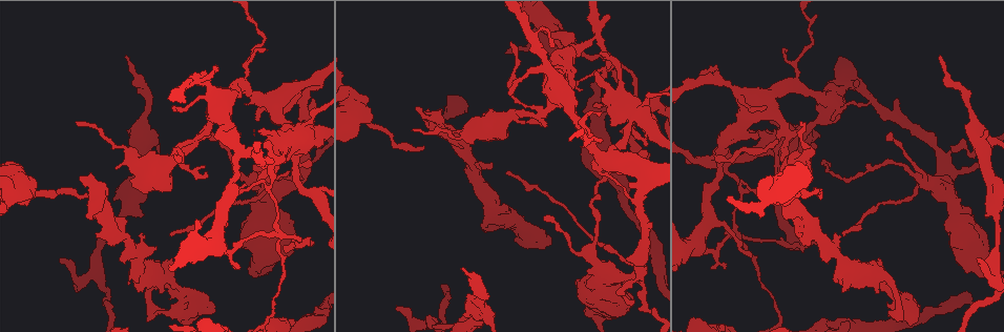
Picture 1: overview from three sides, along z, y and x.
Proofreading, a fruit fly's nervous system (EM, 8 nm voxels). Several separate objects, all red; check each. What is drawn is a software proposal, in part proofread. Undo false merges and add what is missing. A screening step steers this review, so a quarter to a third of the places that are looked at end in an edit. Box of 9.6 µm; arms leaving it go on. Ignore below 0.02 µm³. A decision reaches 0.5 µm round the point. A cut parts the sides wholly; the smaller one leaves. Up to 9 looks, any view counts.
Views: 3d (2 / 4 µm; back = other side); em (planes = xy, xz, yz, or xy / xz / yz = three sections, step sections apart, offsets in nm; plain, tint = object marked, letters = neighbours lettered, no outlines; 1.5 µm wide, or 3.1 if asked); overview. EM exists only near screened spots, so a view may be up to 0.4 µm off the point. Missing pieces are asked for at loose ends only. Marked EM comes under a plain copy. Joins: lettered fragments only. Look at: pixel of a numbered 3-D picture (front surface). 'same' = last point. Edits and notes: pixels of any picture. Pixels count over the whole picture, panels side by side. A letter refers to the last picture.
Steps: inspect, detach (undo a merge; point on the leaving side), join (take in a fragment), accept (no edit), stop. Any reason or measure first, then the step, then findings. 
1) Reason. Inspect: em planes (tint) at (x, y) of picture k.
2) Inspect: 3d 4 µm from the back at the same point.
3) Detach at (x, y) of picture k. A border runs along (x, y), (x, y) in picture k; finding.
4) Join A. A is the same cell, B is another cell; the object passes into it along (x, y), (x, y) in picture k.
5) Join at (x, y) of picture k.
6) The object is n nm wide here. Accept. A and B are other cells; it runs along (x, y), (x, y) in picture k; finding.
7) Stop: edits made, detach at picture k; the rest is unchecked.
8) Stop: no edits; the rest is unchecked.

Inspect: 3d 4 µm at (154, 248) of picture 1.

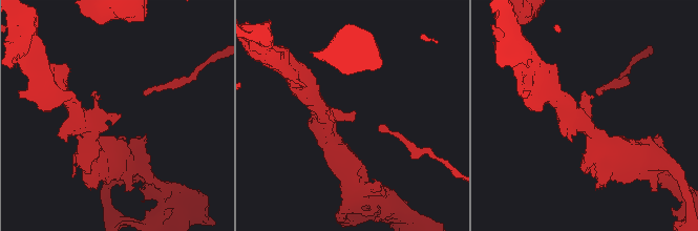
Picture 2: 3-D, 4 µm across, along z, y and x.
Inspect: em planes (tint) at (121, 116) of picture 2.

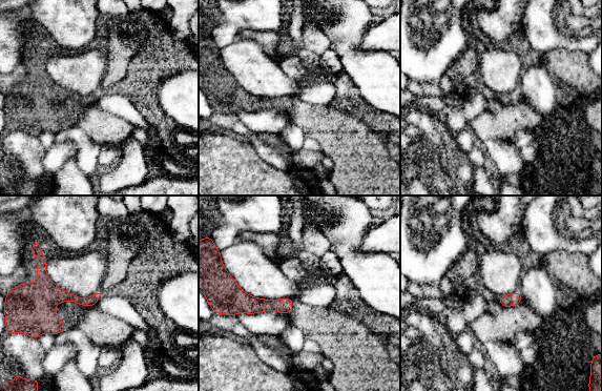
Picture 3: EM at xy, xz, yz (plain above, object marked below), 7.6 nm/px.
See the neighbours. Inspect: em planes (letters) at the same point.

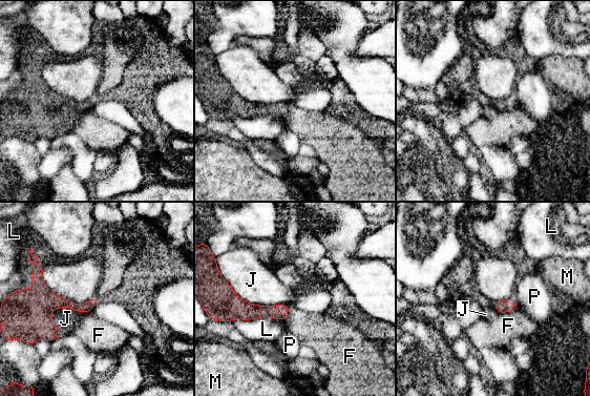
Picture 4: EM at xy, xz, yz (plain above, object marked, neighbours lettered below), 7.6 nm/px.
Accept. F, J, L, M and P are other cells; a border runs along (518, 305), (510, 311), (499, 313) in picture 4; no lettered fragment goes on from it.

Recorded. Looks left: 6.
Free end. Inspect: 3d 2 µm from the back at (395, 309) of picture 1.

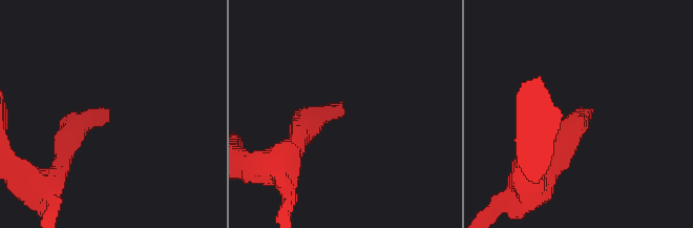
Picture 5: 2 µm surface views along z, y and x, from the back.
Need the tissue. Inspect: em planes (tint) at (104, 114) of picture 5.

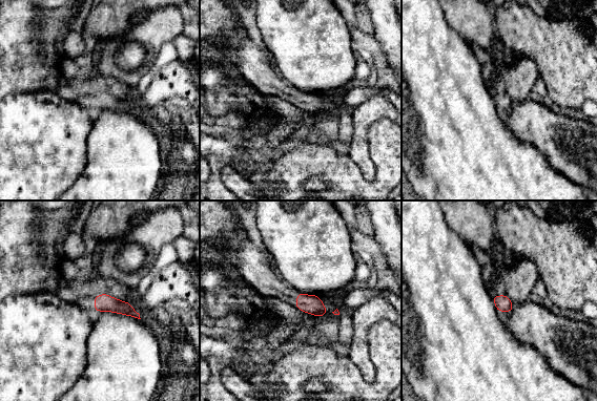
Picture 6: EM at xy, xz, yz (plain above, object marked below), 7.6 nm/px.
Inspect: em planes (letters) at the same point.

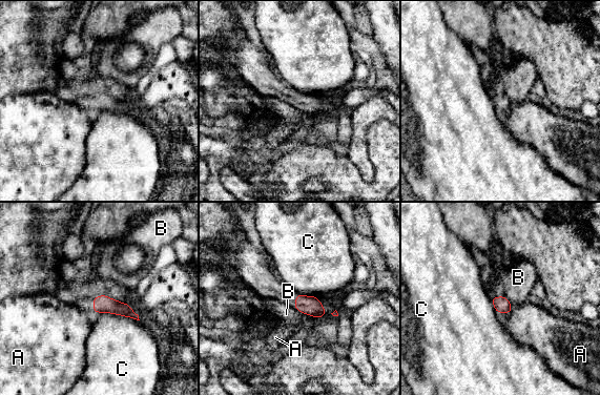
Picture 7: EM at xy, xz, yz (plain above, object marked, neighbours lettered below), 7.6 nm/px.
Accept. A, B and C are other cells; no lettered fragment goes on from it.

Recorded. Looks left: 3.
An open end. Inspect: 3d 4 µm from the back at (79, 177) of picture 1.

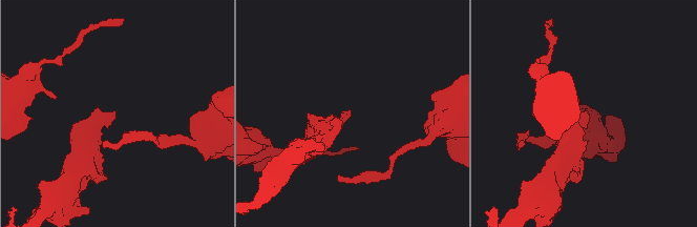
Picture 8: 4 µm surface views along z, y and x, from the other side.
Shape alone is not enough. Inspect: em xy step 4 (tint) at (351, 112) of picture 8.

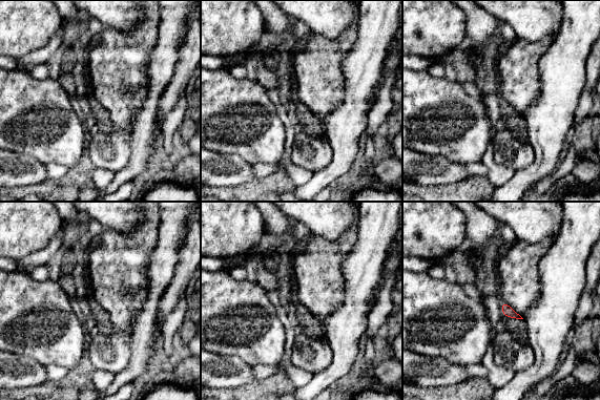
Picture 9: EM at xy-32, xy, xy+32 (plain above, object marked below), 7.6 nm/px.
Inspect: em planes (letters) at the same point.

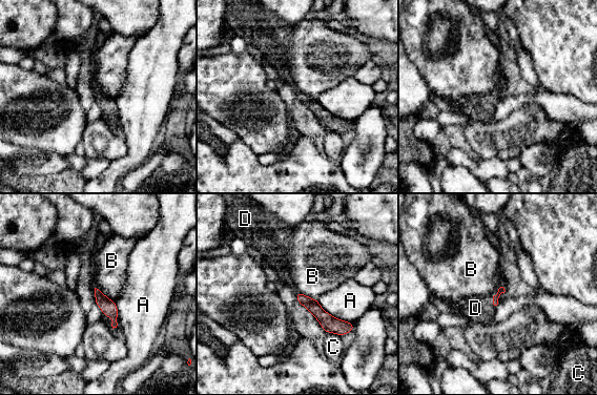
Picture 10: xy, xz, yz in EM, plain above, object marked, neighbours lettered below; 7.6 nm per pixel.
Join D. D is the same cell, A, B and C are other cells; the object passes into it along (501, 290), (493, 303), (475, 308) in picture 10; it goes on there.

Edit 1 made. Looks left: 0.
Stop: edits made, join at picture 10; the rest is unchecked.

